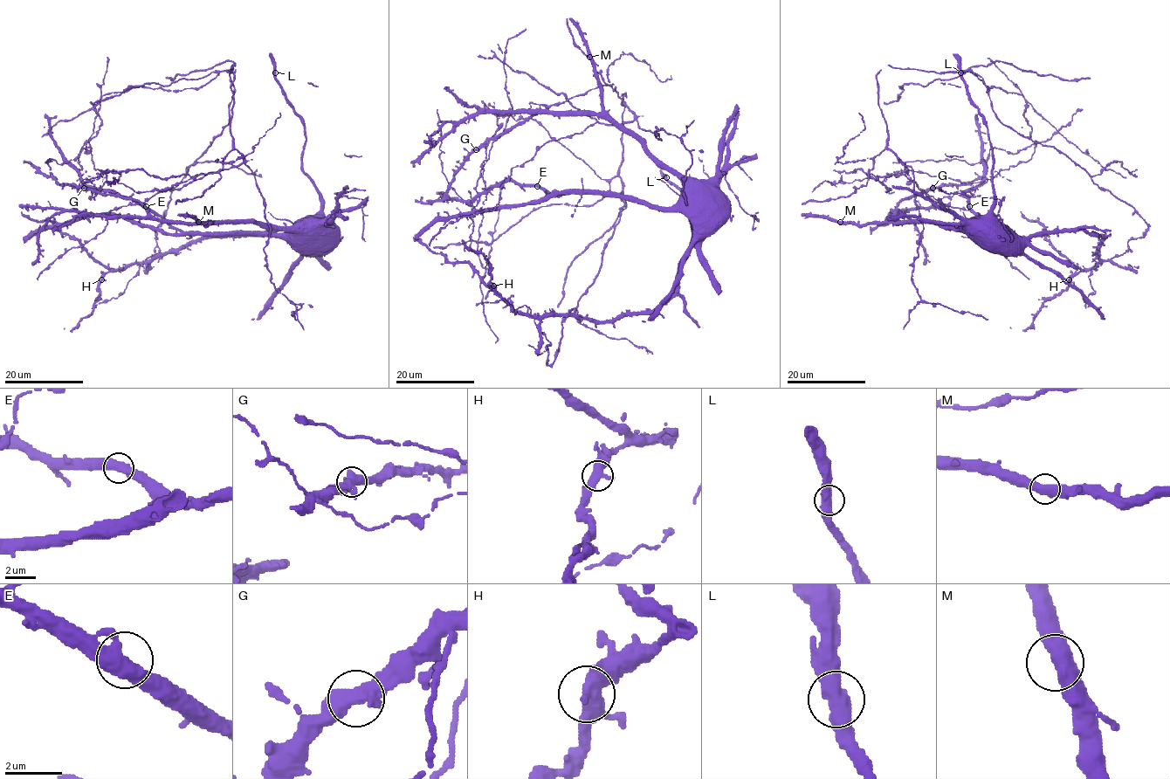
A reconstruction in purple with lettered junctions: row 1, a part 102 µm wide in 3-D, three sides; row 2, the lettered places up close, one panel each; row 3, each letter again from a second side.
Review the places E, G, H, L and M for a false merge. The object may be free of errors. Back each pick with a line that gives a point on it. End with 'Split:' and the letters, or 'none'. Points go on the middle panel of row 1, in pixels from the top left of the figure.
Split: none

